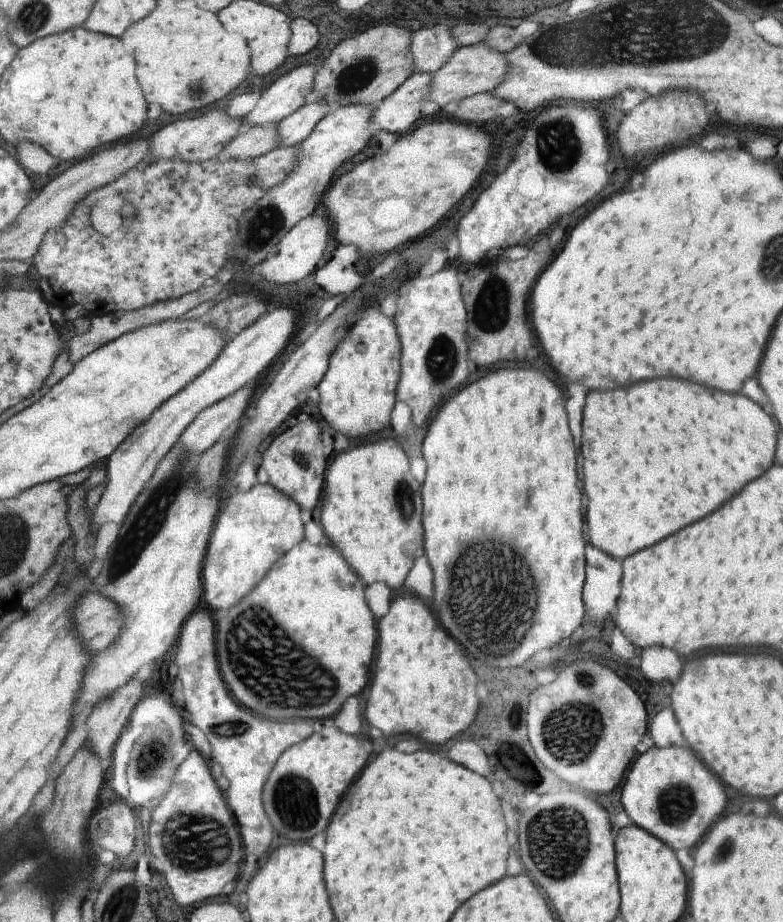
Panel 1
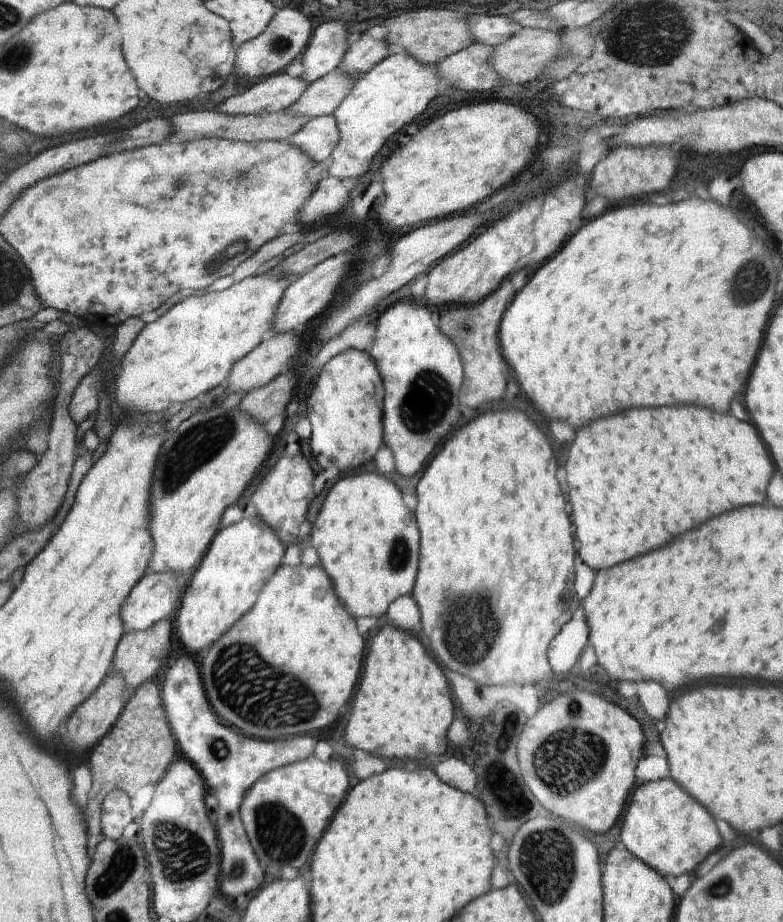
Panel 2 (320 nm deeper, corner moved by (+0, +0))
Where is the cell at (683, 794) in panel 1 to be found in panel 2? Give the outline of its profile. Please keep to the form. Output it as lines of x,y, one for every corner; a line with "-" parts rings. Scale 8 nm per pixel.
671,778
649,782
636,789
624,816
620,840
636,858
664,878
692,872
722,844
712,815

